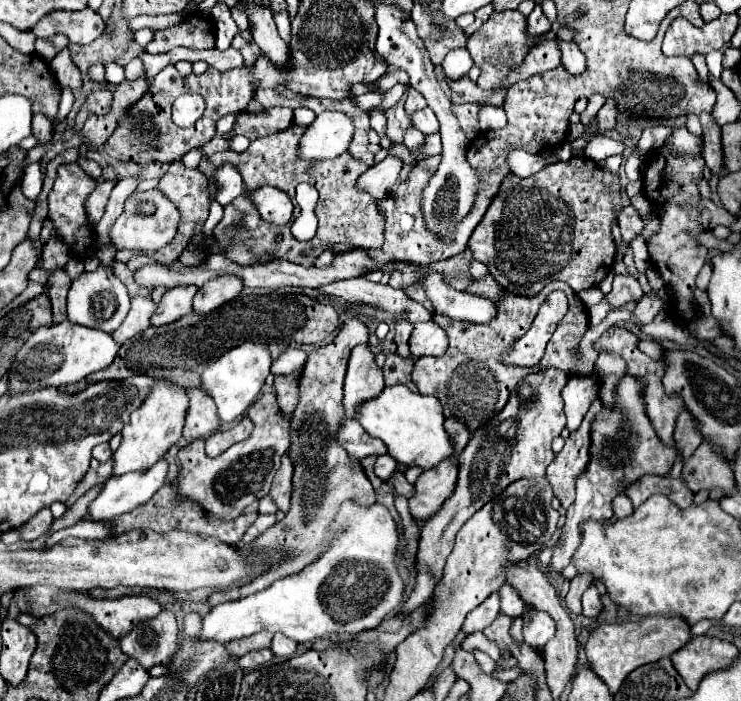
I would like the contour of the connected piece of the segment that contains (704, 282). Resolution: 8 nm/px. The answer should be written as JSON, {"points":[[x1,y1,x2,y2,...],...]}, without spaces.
{"points":[[708,262,703,266,703,268,698,274,696,278,696,286,701,290,706,291,711,275,712,275,712,265]]}

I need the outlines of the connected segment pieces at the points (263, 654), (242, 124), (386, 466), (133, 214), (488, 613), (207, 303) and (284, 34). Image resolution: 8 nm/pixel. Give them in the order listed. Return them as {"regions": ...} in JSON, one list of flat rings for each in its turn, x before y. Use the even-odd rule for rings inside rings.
{"regions":[[[267,648,267,650,253,650,249,654,245,654,243,658,239,658,239,664,245,668,245,670,257,670,261,668,263,664,271,662,273,660,273,652]],[[277,106,277,108,263,110,257,116,253,116,249,112,243,112,243,114,237,116,235,128,233,128,233,132,227,134,227,138,243,135,253,141,257,138,275,134,275,132,283,132,291,126,291,122,293,122,293,110,291,108]],[[385,454,385,456,379,456,377,462,375,462,375,470,377,470,377,476,383,478,383,480,389,480,391,474,397,470,397,462,393,456]],[[147,190,141,192,141,196,133,196,127,206,125,206,125,214,113,224,111,228,111,238,115,242,115,246,119,250,127,248,127,250,135,250,135,252,147,252,147,250,159,250,161,246,165,246,177,232,177,222,179,222,179,214,175,204,159,190],[139,202,151,202,155,206,153,214,139,214]],[[495,592,481,606,477,606,473,612,469,612,469,616,465,618,465,624,463,624,465,636,485,630,497,618,497,614,499,614,499,594]],[[223,274,223,276,211,278,197,292,197,296,193,300,193,308,195,308,195,312,211,312,211,310,219,308,221,304,237,298,241,294,241,290,243,290,243,284,233,274]],[[288,11,274,14,274,20,281,38,288,44,291,41,291,27]]]}

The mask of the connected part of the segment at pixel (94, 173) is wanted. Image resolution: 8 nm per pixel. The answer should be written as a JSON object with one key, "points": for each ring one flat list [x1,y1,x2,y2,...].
{"points":[[79,158,79,166,93,178,93,180,99,180,101,178,101,166,95,162,95,160,89,160,89,158]]}

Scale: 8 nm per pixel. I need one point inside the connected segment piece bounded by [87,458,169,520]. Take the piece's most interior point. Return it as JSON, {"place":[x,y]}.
{"place":[121,494]}

